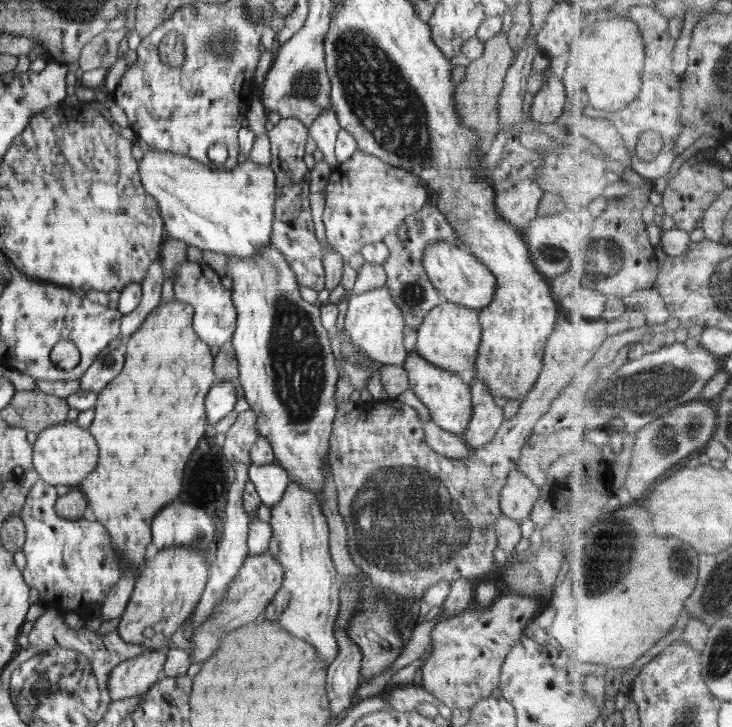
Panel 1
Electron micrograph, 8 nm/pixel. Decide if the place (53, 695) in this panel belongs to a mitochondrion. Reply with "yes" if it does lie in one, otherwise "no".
yes

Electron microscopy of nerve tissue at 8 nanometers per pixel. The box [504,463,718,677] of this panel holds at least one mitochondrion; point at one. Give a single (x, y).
(606, 569)

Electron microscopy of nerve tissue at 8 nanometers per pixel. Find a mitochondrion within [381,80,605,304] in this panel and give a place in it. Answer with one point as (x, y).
(552, 254)

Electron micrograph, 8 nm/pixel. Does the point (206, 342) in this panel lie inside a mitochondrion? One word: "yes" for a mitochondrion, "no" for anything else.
no

